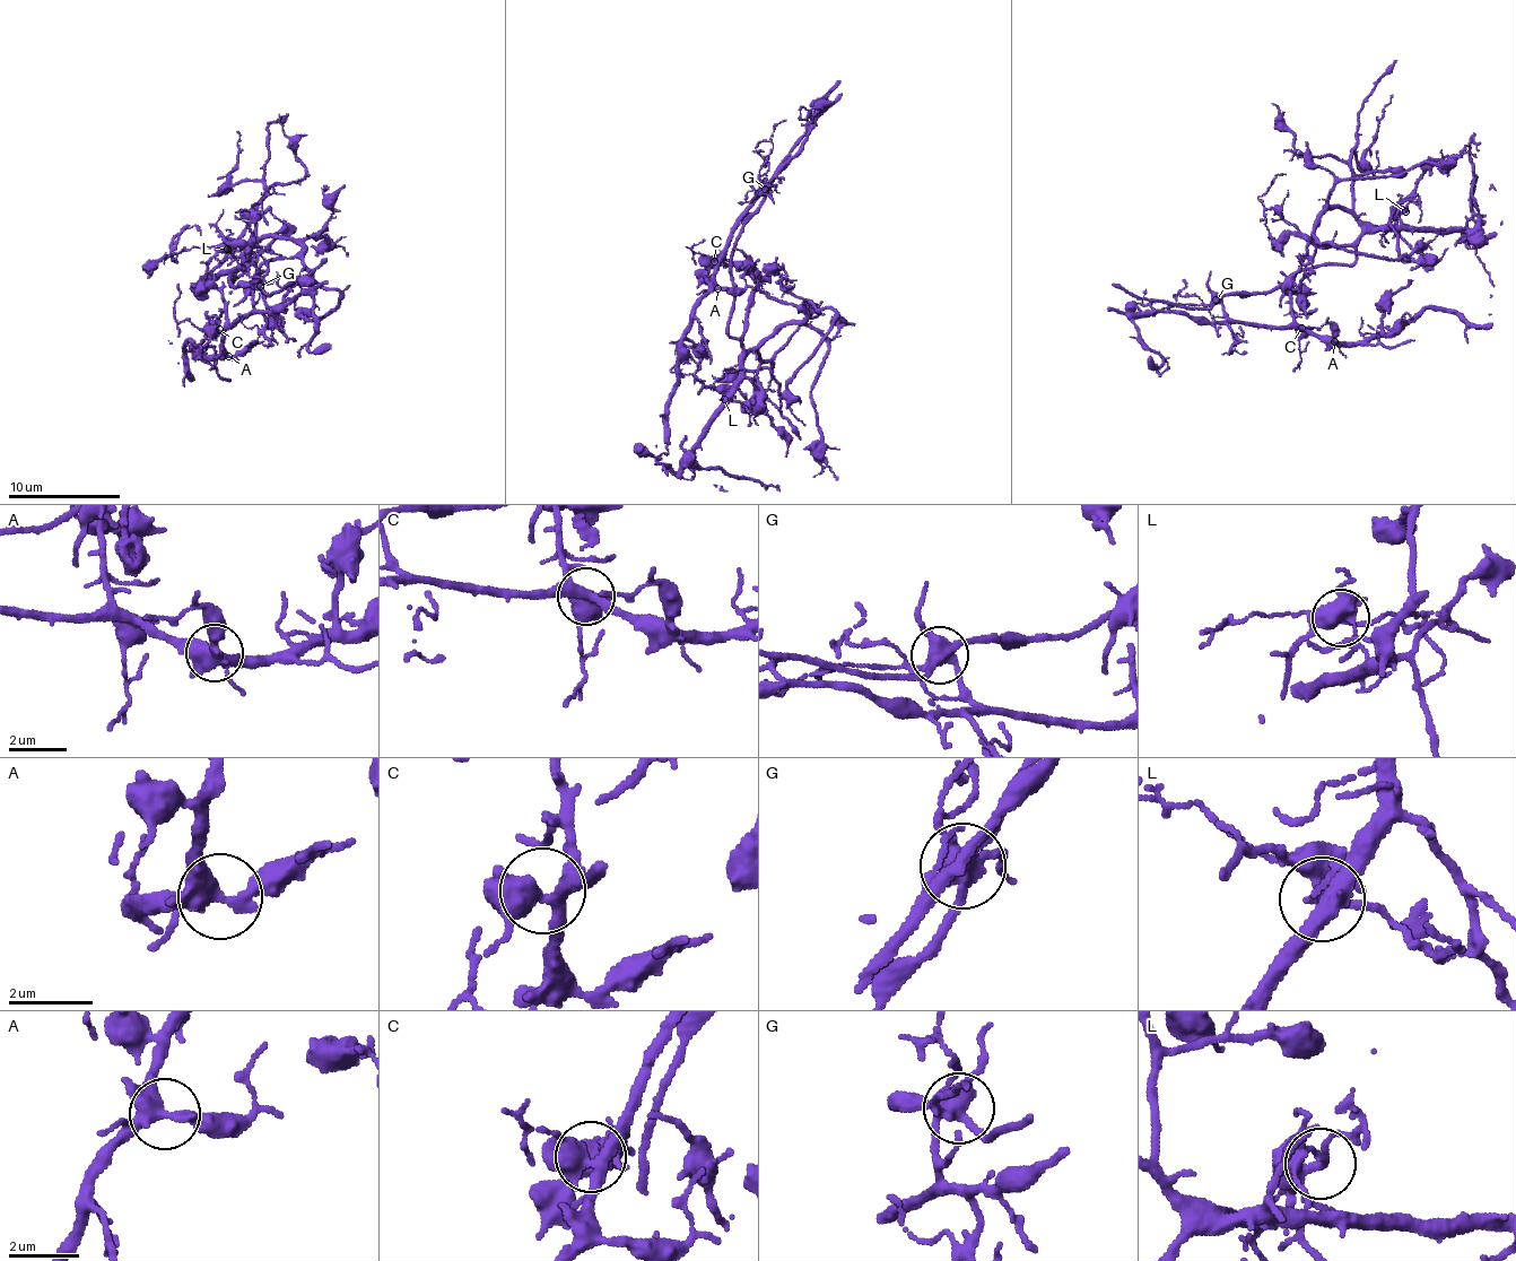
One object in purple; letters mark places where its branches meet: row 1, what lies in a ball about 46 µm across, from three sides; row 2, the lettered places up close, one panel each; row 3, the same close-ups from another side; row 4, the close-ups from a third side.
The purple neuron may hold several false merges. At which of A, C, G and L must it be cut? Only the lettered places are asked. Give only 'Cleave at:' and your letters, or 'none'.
Cleave at: G

